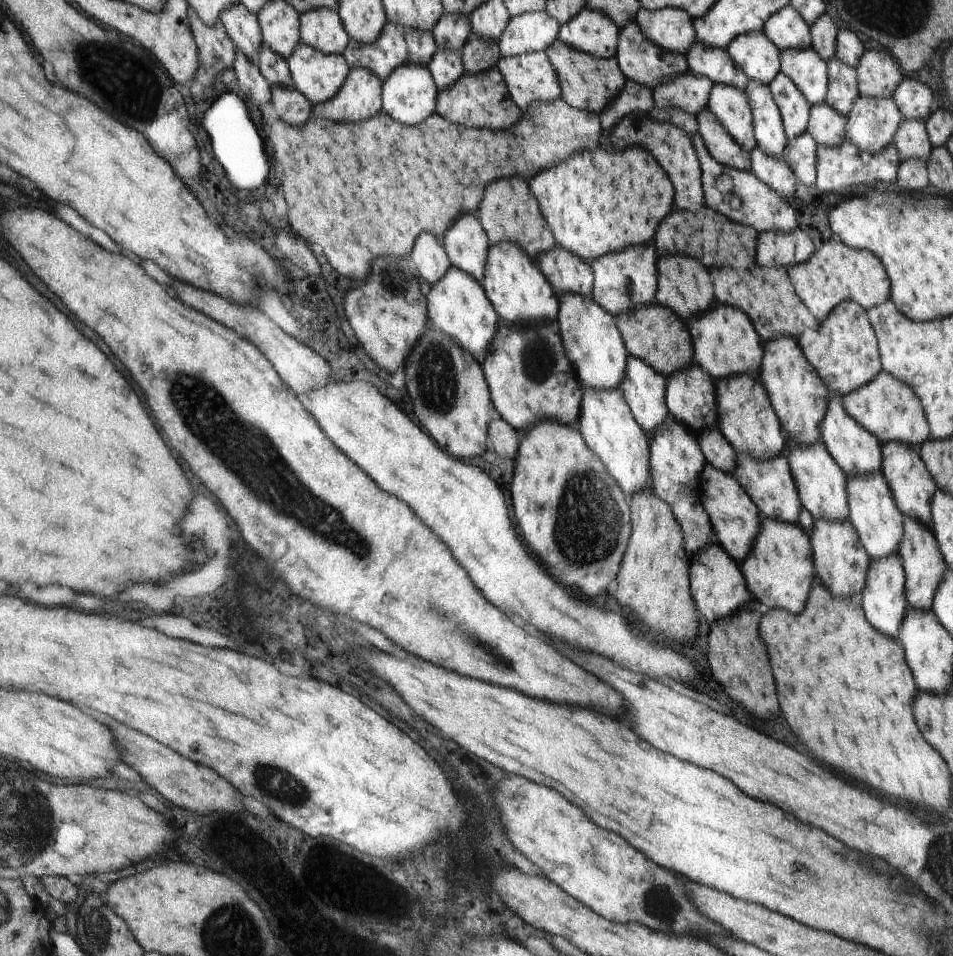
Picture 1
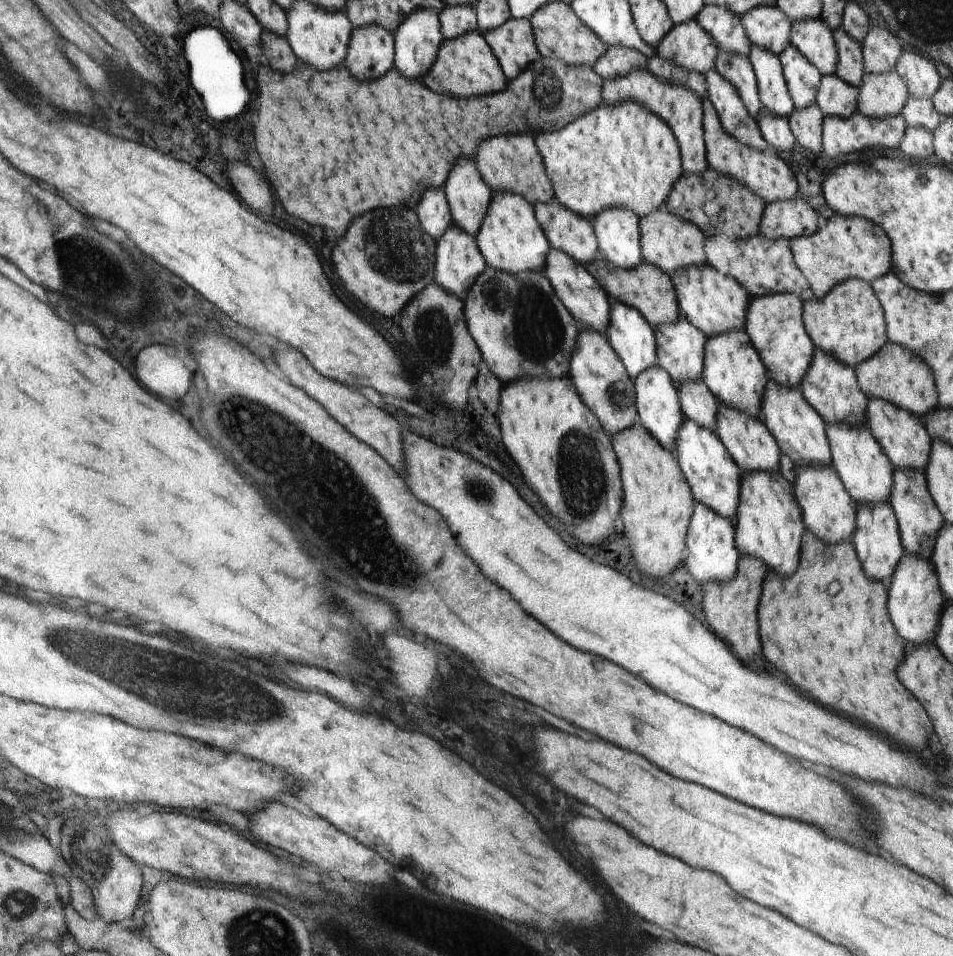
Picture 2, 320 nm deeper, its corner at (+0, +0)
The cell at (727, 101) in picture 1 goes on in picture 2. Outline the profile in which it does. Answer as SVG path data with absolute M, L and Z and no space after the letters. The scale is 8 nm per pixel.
M720 50L717 52L714 66L716 72L736 88L742 104L746 106L754 122L758 122L762 114L762 103L758 96L758 83L750 60L742 54Z

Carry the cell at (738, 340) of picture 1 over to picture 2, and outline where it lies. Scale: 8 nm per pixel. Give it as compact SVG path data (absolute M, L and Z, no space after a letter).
M709 262L702 266L690 266L690 268L676 270L673 274L673 283L677 288L682 314L694 326L697 326L698 330L706 334L706 338L730 329L743 328L749 318L751 299L749 291L734 278L721 275L719 270L714 270Z

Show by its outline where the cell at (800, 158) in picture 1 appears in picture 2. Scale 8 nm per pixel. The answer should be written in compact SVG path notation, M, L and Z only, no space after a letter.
M816 103L794 109L794 112L788 117L790 130L794 136L795 144L799 144L812 152L812 154L820 154L823 152L822 128L825 116L822 116L820 108Z

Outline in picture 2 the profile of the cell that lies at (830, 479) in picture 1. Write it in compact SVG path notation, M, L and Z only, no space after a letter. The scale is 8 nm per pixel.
M770 381L765 386L766 402L761 402L762 410L758 414L772 431L773 437L781 445L786 456L798 465L830 465L832 451L826 431L828 425L817 410L806 400L800 387L784 386Z

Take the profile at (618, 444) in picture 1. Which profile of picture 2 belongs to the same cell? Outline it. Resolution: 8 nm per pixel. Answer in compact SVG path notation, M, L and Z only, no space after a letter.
M582 329L582 338L578 338L578 350L574 351L574 370L569 370L568 376L573 380L577 393L586 402L586 406L598 418L601 418L605 429L610 434L625 432L629 426L640 421L636 412L636 386L630 378L624 363L613 349L608 338L600 331Z

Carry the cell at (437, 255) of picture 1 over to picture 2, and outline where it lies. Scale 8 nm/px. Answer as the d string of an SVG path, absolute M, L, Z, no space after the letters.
M428 188L422 194L422 202L416 206L418 214L422 214L422 226L426 232L438 240L453 224L449 202L442 188Z

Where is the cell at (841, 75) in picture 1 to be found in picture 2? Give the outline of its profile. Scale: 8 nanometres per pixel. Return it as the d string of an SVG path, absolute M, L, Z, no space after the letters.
M838 26L833 30L834 44L838 51L838 64L836 65L836 76L859 88L864 78L864 65L861 44L856 40L852 40L842 26Z

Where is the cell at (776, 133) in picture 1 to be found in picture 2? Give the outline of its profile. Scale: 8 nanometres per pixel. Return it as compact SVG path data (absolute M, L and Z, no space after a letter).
M753 46L748 54L748 60L756 75L762 109L788 118L795 108L784 82L779 56L772 52L768 54L760 46Z

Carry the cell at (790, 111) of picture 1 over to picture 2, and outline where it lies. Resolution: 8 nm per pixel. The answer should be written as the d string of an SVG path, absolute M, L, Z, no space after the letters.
M792 42L780 54L779 59L784 73L784 82L794 108L800 110L814 104L822 77L818 67L814 66L805 55L800 54Z

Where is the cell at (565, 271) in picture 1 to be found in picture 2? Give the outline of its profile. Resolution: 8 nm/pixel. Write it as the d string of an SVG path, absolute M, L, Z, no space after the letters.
M556 198L550 202L538 201L538 218L542 218L542 226L550 234L551 249L566 251L584 266L594 260L597 236L592 221L576 216Z

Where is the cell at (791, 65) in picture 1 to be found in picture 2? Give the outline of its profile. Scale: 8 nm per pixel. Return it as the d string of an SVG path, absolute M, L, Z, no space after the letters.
M821 18L796 20L790 34L794 48L818 67L822 77L834 74L838 64L838 51L832 34L833 30Z

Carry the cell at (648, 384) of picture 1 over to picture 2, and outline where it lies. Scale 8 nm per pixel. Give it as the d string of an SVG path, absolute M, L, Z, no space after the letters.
M614 301L614 322L605 330L613 349L625 365L630 378L636 380L656 360L657 342L648 321L636 307Z

